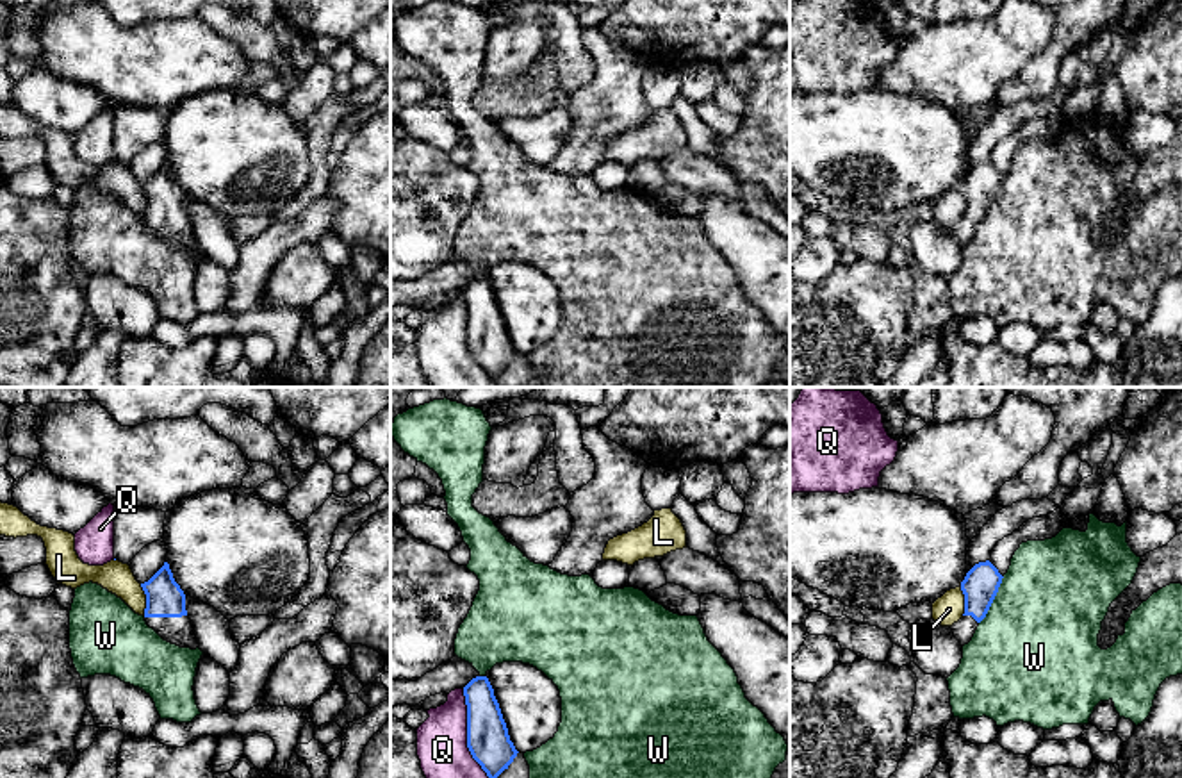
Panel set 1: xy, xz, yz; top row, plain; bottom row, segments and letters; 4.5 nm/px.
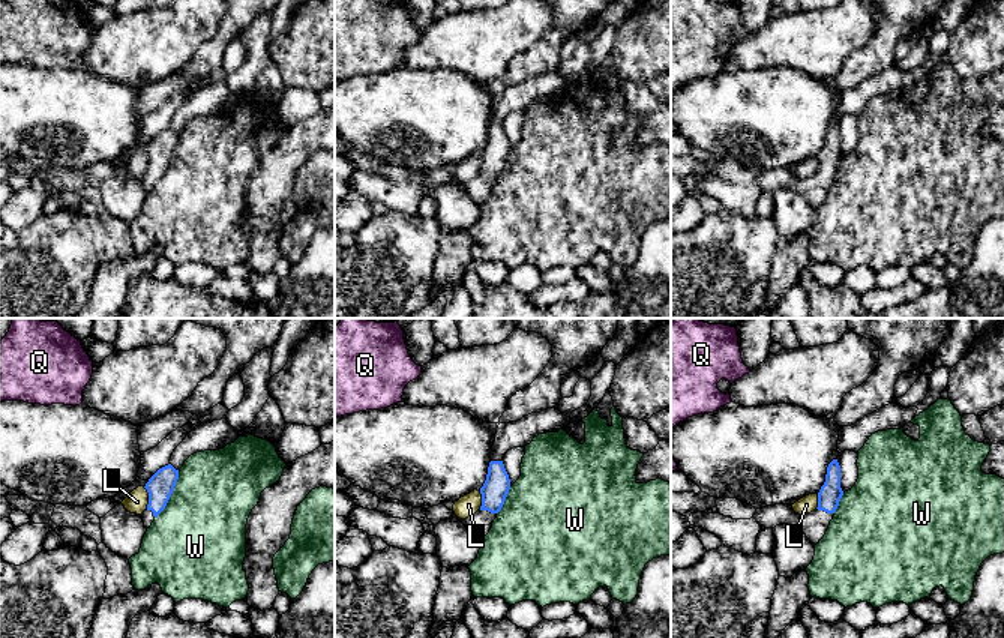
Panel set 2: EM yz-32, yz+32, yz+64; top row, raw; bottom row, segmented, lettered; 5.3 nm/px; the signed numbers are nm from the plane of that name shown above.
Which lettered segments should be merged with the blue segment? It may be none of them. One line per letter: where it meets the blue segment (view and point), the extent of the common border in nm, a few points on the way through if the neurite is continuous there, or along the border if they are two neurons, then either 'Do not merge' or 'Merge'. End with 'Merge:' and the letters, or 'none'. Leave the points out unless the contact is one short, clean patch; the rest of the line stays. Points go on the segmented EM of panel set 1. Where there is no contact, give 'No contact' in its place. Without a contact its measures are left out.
L: Touches blue at xy (147, 600). Shared border 150 nm. Boundary: xy (139, 584), (145, 595), (145, 614). Do not merge
Q: Touches blue at xz (467, 734). Shared border 420 nm. Do not merge
W: Touches blue at yz (993, 598). Shared border 240 nm. Do not merge
Merge: none

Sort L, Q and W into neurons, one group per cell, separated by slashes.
L / Q / W

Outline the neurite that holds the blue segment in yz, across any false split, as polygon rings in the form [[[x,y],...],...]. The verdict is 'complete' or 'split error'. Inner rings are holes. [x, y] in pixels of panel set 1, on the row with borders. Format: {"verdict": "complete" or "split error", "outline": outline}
{"verdict": "split error", "outline": [[[989,560],[975,564],[966,573],[964,580],[961,582],[961,591],[964,594],[964,614],[950,626],[961,646],[972,641],[979,623],[986,617],[1002,578],[1004,576]]]}

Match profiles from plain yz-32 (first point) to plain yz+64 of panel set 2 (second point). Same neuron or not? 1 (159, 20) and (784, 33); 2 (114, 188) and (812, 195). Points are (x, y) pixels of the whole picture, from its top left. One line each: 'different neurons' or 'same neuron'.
1: same neuron
2: different neurons

